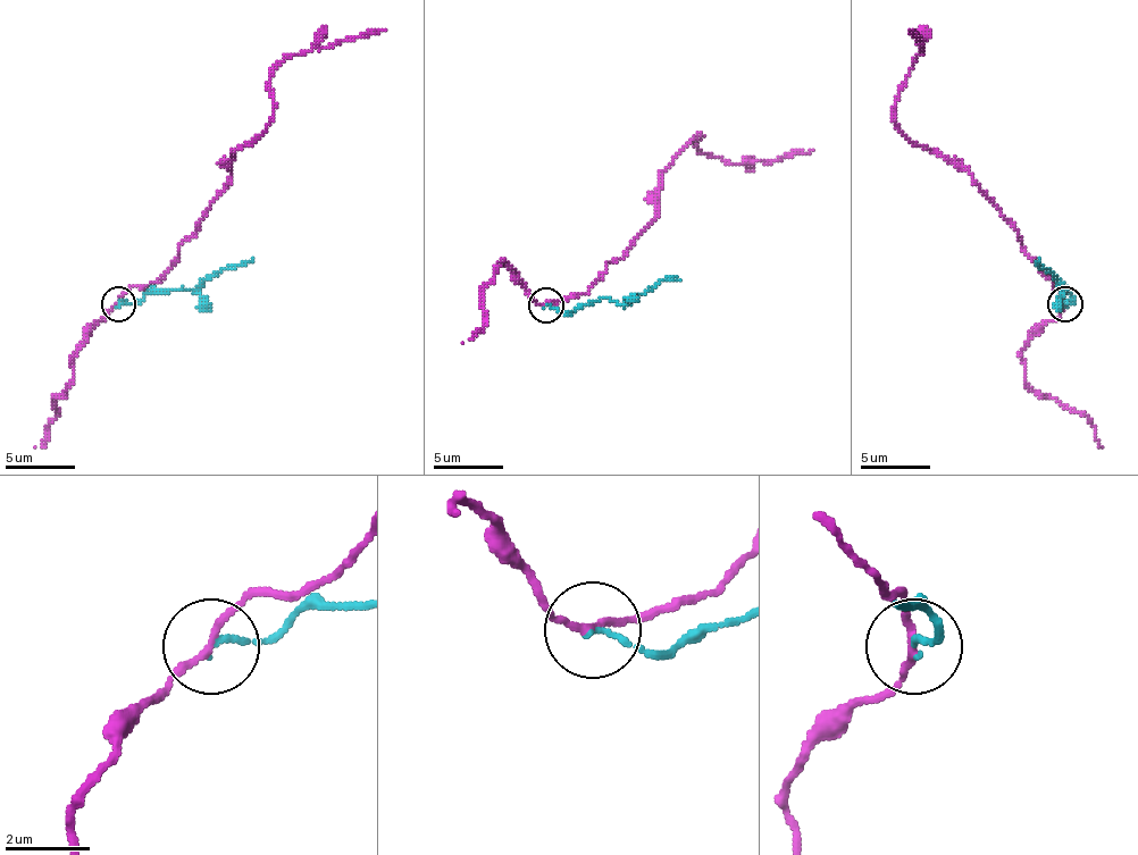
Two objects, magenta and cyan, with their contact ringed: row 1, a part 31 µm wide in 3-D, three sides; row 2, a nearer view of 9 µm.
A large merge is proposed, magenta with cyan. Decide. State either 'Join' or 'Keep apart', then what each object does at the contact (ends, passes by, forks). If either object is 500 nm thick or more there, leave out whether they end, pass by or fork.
Keep apart. At the ring magenta passes by. At the ring cyan ends

